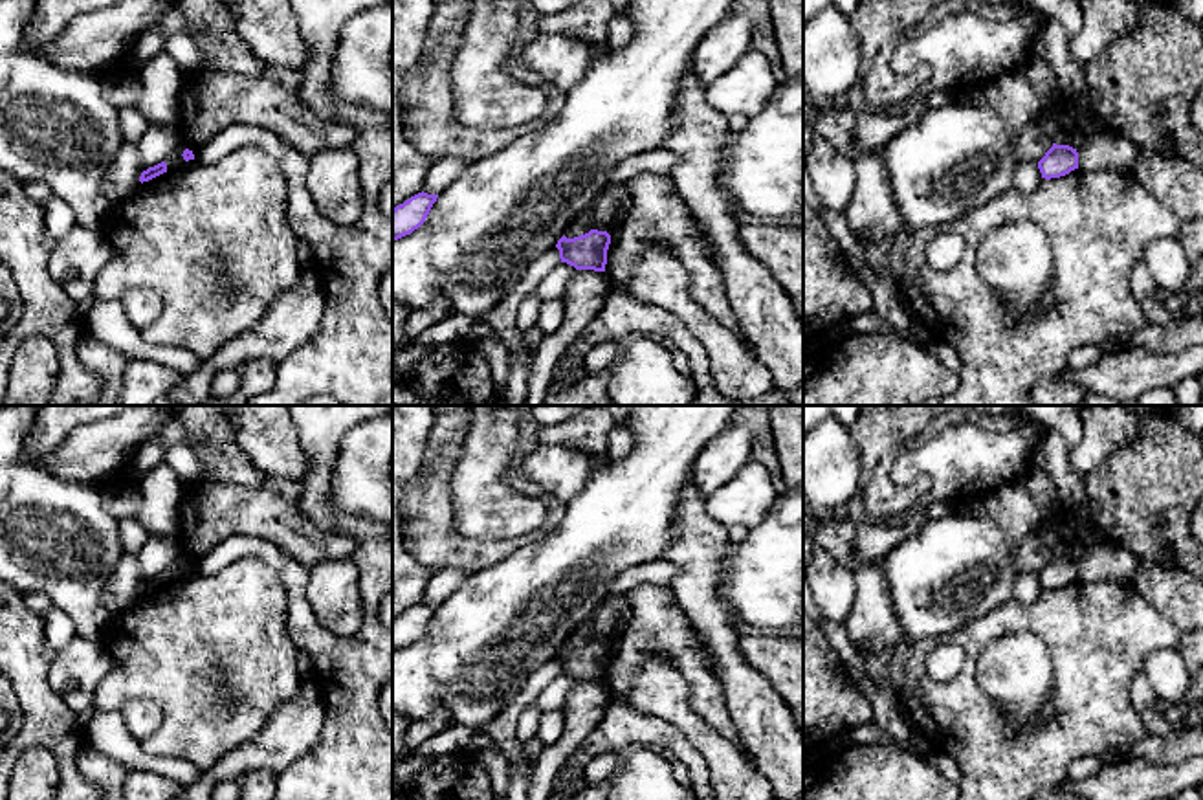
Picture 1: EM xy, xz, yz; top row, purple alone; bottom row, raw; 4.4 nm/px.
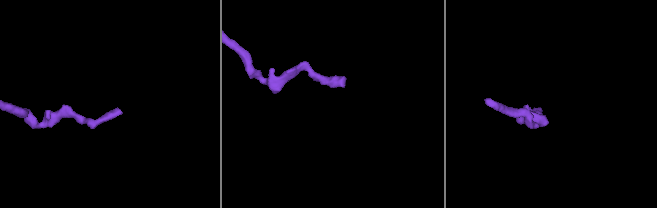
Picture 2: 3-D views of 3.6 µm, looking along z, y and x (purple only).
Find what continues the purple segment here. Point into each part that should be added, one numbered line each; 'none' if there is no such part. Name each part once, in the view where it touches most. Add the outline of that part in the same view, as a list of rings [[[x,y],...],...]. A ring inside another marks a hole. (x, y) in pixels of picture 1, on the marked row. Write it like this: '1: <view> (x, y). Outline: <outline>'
none

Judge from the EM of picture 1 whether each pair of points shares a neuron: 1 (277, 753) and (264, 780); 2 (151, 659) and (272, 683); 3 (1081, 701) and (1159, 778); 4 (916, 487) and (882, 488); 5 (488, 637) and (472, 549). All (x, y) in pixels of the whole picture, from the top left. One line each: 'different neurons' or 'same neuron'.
1: different neurons
2: same neuron
3: different neurons
4: same neuron
5: different neurons

